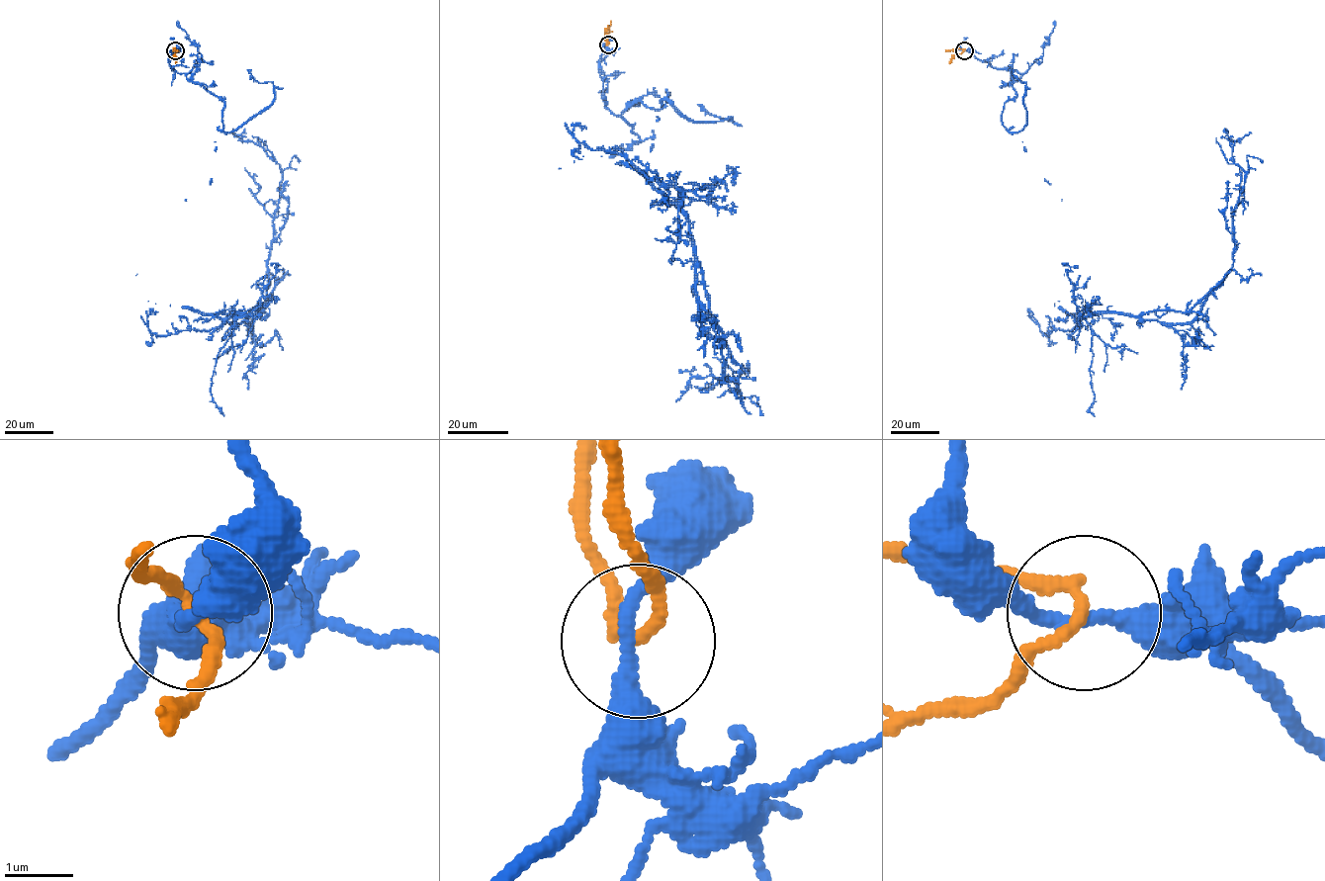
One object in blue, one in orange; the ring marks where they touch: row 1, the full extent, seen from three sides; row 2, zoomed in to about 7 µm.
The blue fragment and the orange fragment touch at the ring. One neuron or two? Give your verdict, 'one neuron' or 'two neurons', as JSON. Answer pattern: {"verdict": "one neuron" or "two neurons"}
{"verdict": "two neurons"}

